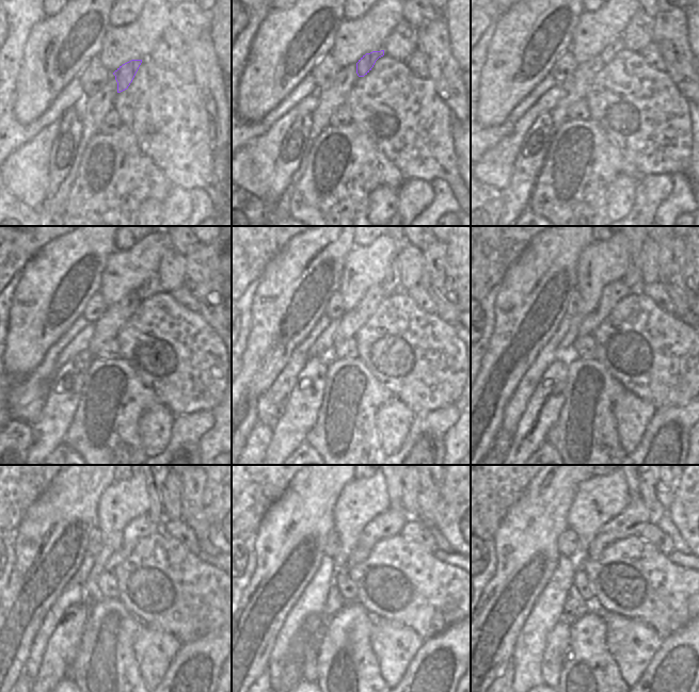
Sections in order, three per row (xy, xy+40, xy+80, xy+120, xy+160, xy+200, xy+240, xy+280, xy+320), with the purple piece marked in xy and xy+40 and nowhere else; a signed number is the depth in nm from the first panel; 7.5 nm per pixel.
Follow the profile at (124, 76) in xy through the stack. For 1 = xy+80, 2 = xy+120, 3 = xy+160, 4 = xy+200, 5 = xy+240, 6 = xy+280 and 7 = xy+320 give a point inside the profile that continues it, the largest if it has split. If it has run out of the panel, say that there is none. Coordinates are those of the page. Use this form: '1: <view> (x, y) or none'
1: xy+80 (607, 55)
2: xy+120 (151, 287)
3: xy+160 (392, 284)
4: xy+200 (633, 278)
5: xy+240 (156, 512)
6: xy+280 (394, 486)
7: xy+320 (632, 486)

